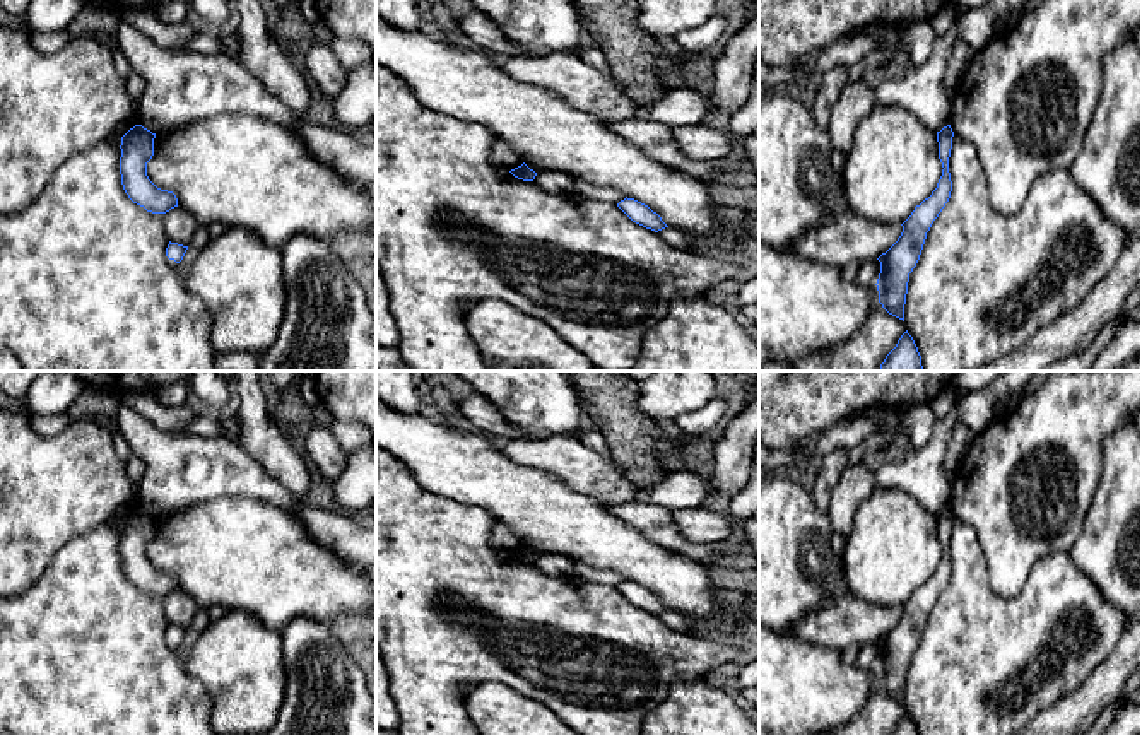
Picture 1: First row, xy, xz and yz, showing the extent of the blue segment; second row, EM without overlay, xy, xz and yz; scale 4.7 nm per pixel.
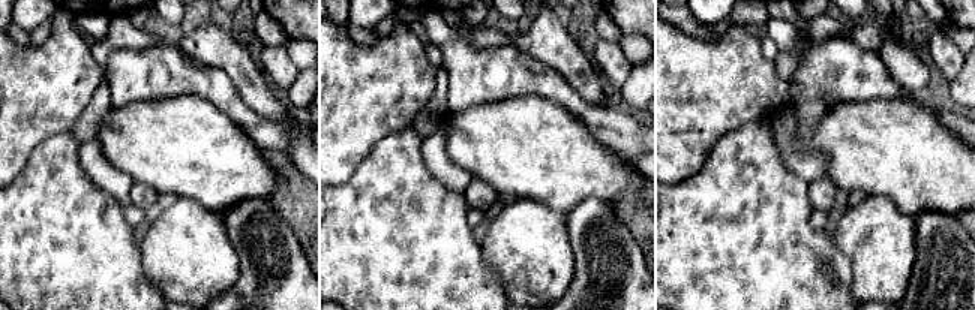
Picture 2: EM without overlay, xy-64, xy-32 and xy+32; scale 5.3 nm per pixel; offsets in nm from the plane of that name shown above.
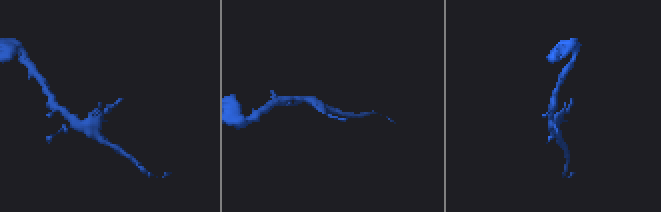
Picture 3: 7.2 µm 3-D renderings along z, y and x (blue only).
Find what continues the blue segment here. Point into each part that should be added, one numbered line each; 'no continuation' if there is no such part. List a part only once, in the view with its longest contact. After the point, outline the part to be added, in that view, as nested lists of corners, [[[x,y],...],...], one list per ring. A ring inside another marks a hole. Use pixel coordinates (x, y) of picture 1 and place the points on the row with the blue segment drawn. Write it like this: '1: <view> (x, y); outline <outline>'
no continuation

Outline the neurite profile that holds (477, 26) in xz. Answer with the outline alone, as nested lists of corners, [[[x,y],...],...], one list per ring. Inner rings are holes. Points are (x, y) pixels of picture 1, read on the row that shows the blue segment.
[[[480,10],[458,19],[463,32],[482,50],[499,51],[509,56],[523,56],[523,50],[511,43],[499,26]]]

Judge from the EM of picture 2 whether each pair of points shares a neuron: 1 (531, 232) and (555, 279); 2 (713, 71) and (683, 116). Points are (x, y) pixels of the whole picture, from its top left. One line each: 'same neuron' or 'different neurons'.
1: same neuron
2: same neuron

